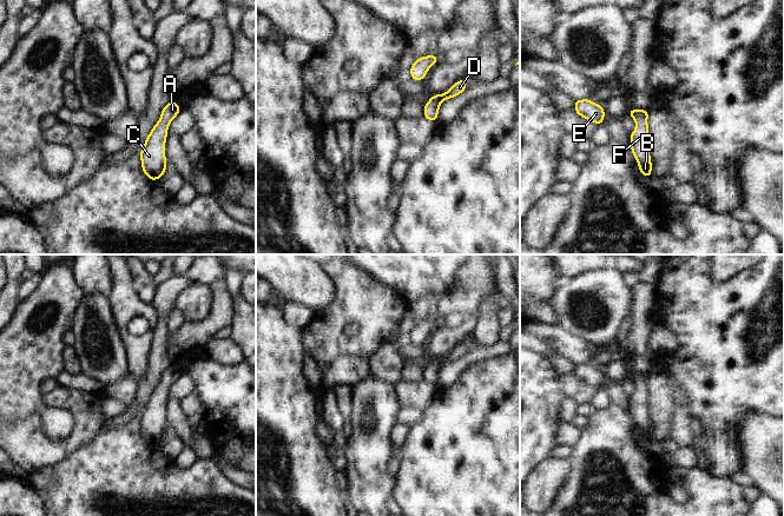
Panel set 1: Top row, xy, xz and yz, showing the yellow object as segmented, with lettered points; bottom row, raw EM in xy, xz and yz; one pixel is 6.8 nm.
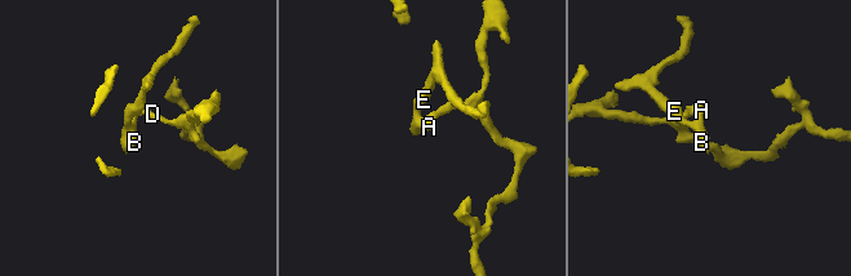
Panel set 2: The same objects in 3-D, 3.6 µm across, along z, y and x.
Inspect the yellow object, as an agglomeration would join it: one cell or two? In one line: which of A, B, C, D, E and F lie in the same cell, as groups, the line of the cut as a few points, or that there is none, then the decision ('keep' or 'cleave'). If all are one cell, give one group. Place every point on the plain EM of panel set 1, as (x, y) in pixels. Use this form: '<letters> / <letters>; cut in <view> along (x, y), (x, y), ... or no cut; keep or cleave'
A B C D E F; no cut; keep

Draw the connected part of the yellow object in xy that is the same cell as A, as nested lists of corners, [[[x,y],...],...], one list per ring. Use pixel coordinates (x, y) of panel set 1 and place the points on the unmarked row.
[[[169,365],[160,376],[160,382],[151,392],[141,415],[139,416],[141,434],[151,444],[157,445],[167,434],[167,423],[165,421],[165,406],[167,404],[167,393],[171,385],[180,377],[178,366]]]

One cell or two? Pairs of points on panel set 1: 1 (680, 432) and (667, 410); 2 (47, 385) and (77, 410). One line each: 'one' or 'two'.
1: two
2: two

